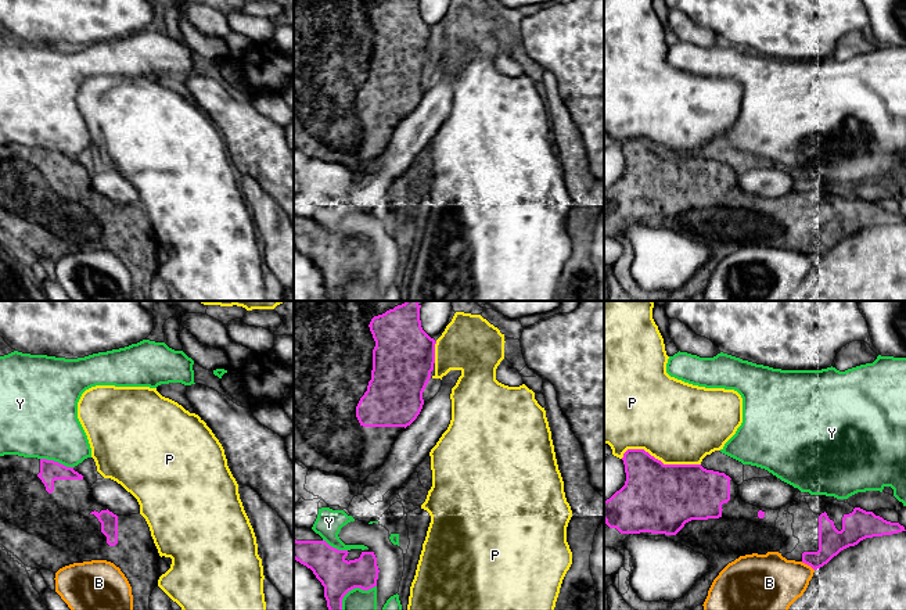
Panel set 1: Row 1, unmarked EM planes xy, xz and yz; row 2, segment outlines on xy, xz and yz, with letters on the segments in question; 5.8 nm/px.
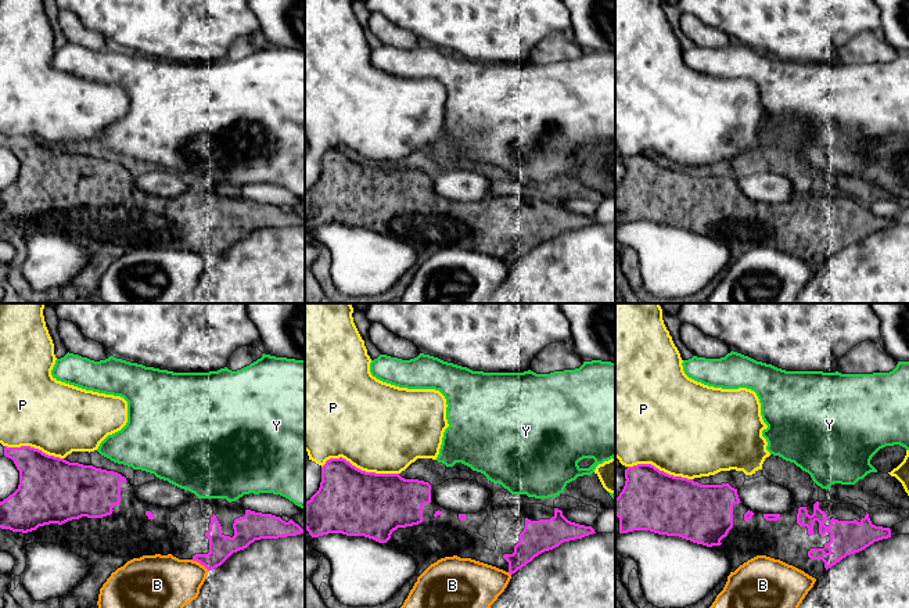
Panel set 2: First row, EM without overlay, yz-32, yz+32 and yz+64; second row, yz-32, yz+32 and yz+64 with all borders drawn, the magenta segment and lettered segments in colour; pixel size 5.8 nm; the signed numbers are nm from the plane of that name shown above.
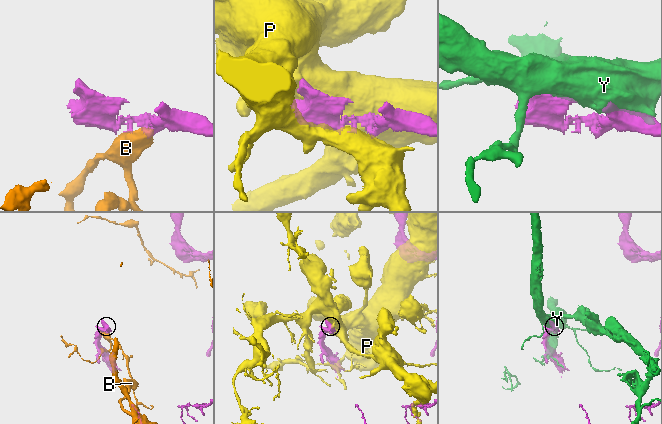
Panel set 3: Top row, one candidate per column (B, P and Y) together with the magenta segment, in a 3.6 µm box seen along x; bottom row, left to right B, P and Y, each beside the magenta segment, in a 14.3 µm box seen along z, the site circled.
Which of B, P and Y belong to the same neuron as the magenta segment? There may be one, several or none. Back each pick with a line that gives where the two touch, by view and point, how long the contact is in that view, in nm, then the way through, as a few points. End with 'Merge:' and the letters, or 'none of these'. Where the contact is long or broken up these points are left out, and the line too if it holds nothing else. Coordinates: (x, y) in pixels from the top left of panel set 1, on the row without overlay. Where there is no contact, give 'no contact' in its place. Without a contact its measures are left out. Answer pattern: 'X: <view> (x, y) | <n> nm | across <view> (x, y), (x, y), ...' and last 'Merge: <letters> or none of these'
Merge: none of these

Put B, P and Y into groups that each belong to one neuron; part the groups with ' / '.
B / P / Y

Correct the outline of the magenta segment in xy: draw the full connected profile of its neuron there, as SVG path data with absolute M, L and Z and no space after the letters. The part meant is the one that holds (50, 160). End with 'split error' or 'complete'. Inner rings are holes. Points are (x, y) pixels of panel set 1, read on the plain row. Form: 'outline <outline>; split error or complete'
outline M0 146L0 234L17 245L25 255L57 262L60 258L91 250L114 252L127 268L133 284L133 301L151 301L150 286L158 274L161 248L150 216L141 204L116 205L91 187L91 173L82 164L58 151Z; split error

